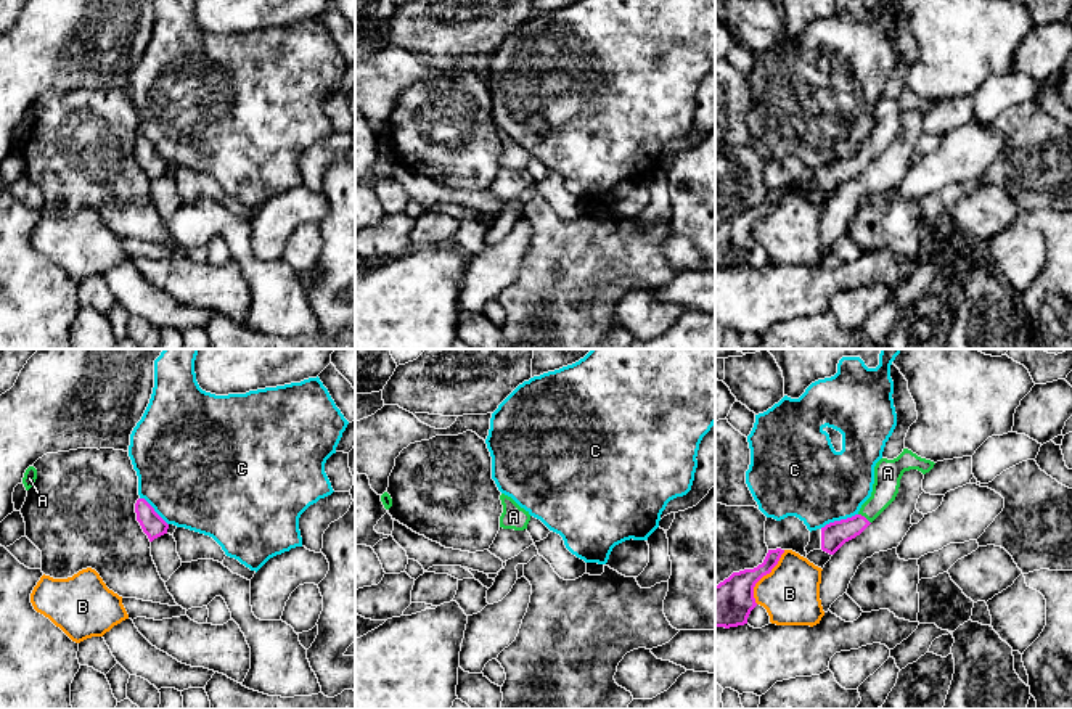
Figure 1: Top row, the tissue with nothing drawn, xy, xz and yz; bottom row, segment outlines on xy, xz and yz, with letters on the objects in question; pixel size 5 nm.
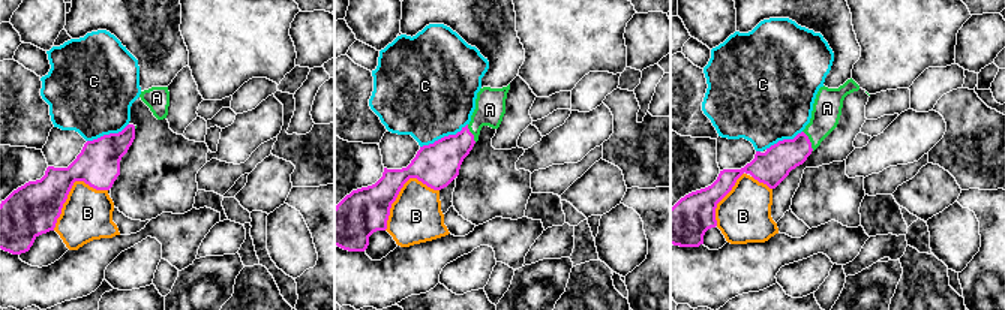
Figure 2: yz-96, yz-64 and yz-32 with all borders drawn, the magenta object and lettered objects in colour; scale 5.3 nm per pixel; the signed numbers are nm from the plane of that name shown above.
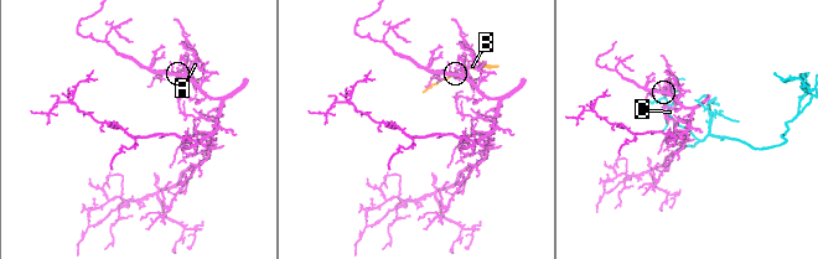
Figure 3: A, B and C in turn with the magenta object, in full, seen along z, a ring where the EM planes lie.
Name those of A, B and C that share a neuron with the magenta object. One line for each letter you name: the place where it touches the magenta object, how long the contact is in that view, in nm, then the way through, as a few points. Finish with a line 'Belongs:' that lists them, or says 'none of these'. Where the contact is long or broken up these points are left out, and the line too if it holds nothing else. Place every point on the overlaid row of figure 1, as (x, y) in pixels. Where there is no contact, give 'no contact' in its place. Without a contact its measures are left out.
A: contact yz (865, 518); length 80 nm; way yz (834, 534), (849, 529), (865, 518), (883, 495), (887, 475)
Belongs: A

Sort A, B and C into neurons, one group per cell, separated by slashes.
A / B / C

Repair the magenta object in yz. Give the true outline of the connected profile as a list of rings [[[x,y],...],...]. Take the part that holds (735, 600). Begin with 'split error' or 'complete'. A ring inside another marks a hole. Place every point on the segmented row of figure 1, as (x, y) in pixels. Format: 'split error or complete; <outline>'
complete; [[[768,550],[762,564],[754,569],[733,572],[715,585],[715,627],[738,627],[747,624],[751,611],[757,606],[755,584],[778,564],[784,550]]]

